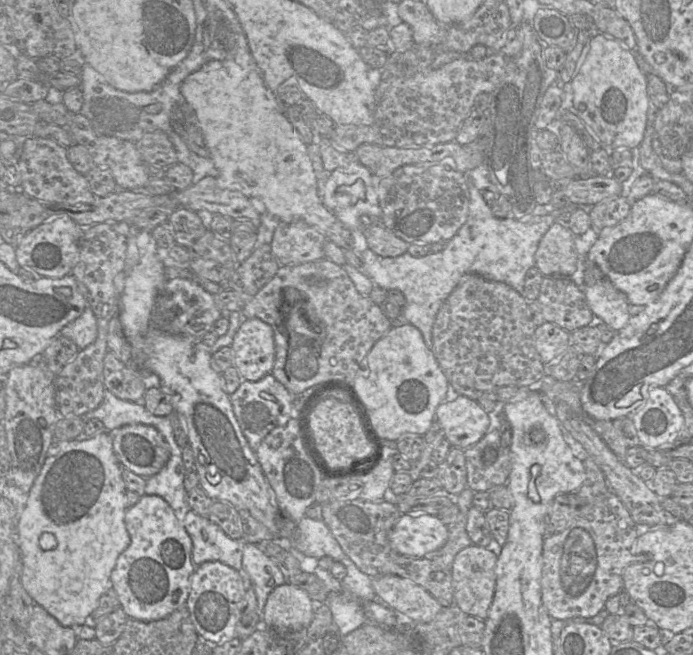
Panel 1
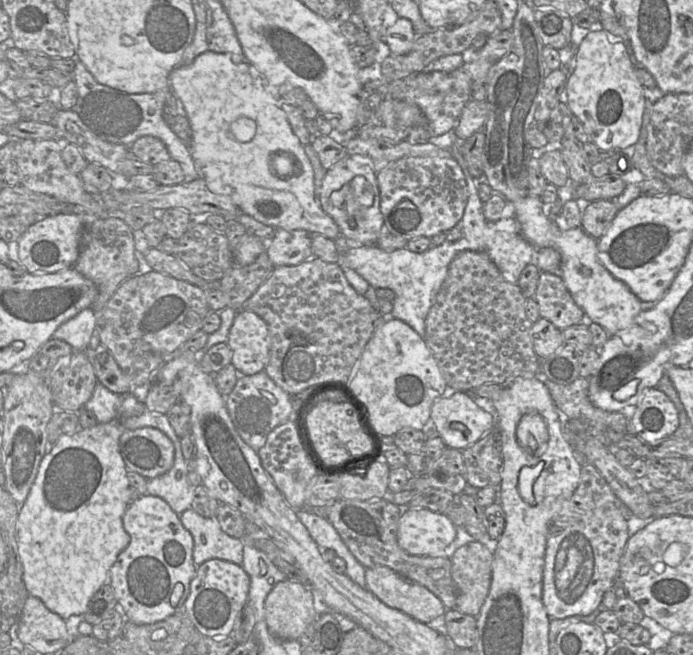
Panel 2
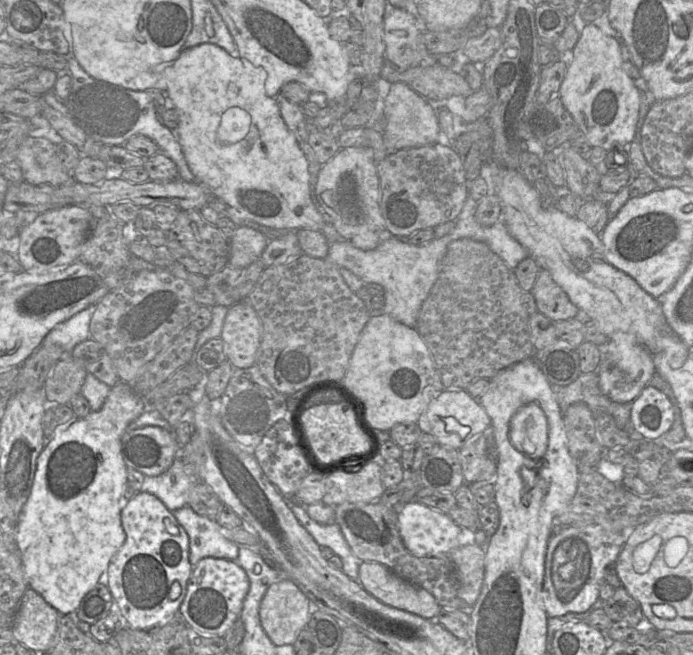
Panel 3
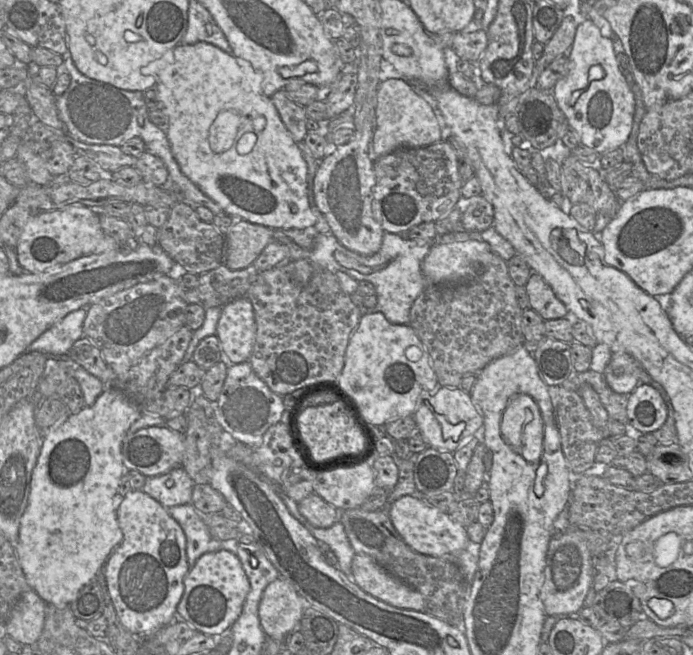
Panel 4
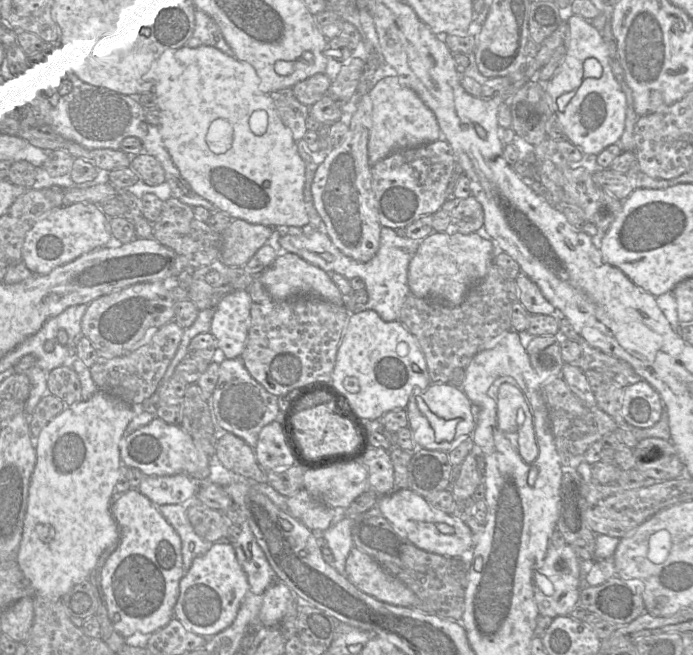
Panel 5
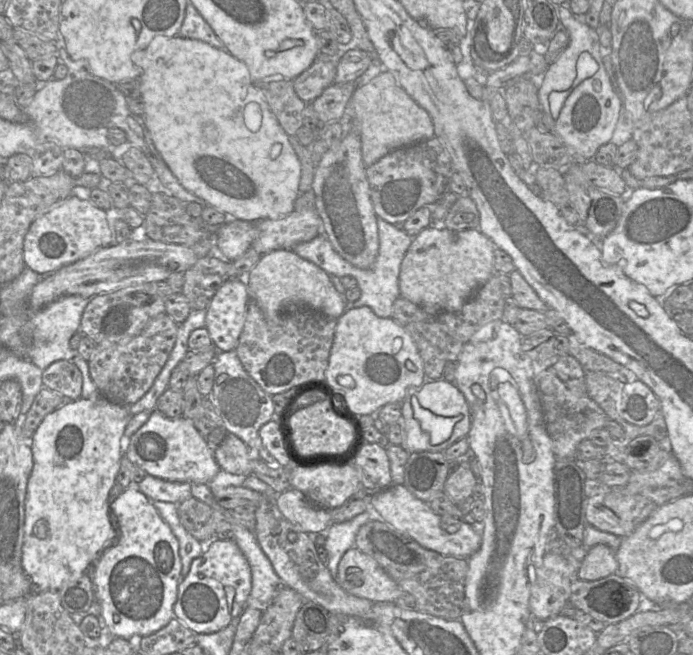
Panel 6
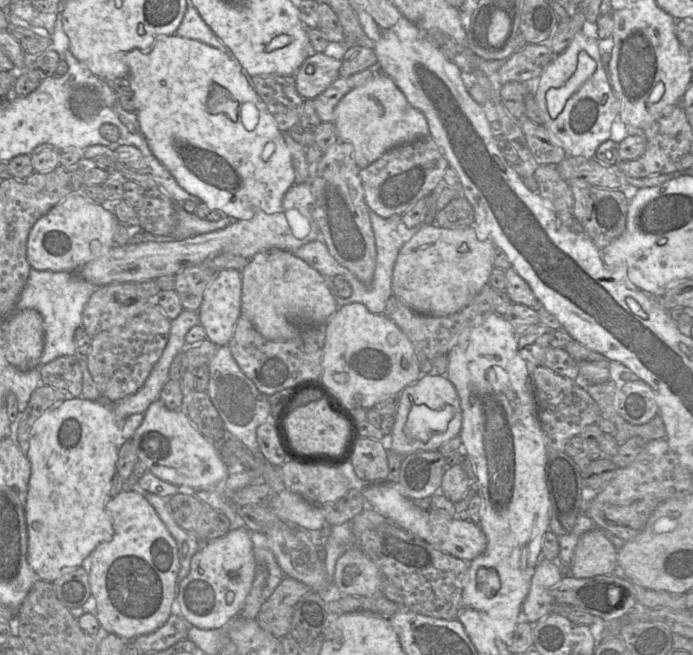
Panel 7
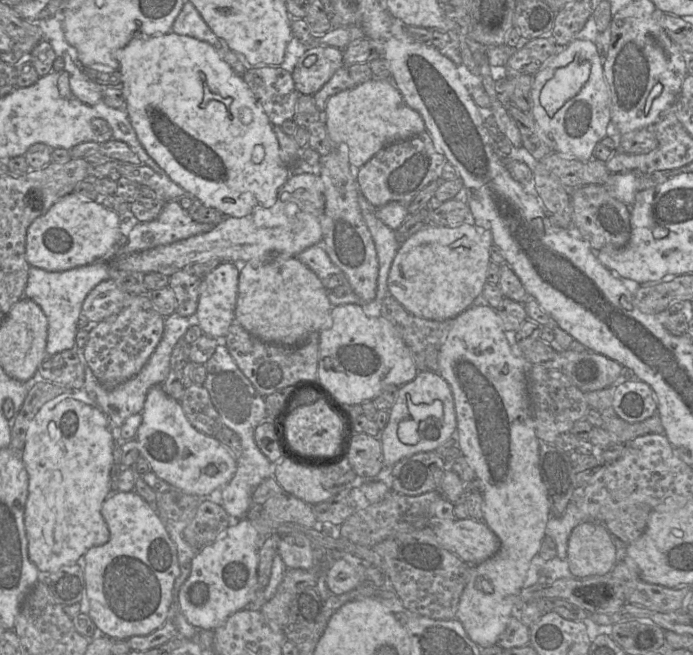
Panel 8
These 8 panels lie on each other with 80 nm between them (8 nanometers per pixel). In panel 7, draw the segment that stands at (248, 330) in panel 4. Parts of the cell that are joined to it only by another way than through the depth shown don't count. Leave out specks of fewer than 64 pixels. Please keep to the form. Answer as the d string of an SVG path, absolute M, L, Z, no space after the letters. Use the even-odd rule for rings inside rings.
M222 269L206 288L198 310L199 324L217 346L228 345L241 317L241 271Z

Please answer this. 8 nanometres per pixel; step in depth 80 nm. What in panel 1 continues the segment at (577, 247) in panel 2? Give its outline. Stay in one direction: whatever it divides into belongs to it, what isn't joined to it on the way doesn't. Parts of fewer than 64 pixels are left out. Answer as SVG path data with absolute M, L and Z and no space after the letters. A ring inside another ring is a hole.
M586 276L586 281L582 279L582 288L596 318L615 331L626 326L631 317L628 311L630 304L607 278L593 280Z

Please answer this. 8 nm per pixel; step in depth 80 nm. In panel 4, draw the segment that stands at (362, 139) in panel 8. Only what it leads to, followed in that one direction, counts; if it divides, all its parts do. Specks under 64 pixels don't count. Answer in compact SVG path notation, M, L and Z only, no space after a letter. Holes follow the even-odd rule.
M404 78L379 83L375 113L372 155L375 160L397 149L420 148L441 141L441 128L430 104L419 96Z

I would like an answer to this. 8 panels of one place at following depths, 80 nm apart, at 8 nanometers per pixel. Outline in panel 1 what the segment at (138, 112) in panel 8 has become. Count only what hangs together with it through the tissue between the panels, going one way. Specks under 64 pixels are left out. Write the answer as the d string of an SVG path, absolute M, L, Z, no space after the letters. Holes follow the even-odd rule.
M211 60L191 73L180 90L196 113L210 158L219 171L216 181L220 188L241 192L260 214L269 214L278 222L302 220L342 250L353 248L351 231L323 205L318 195L317 178L307 154L307 145L289 122L281 103L266 86L258 69L242 68L232 60Z

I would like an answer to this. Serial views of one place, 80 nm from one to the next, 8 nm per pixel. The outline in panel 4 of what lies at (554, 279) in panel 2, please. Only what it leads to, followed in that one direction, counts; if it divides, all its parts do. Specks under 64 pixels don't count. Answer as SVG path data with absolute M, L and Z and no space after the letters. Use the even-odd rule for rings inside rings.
M532 273L525 289L531 309L543 320L564 318L568 313L565 304L556 296L551 286L537 273Z

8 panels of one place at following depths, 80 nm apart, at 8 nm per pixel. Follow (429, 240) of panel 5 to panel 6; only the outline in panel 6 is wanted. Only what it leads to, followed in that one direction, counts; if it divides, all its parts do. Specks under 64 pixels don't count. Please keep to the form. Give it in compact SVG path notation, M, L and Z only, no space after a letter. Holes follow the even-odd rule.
M427 227L418 233L400 267L403 297L429 313L455 312L495 273L496 246L479 229L450 230Z

